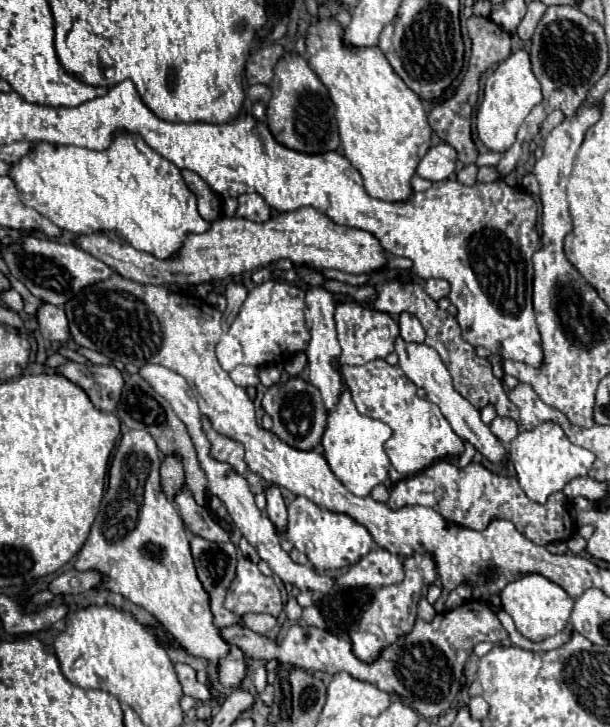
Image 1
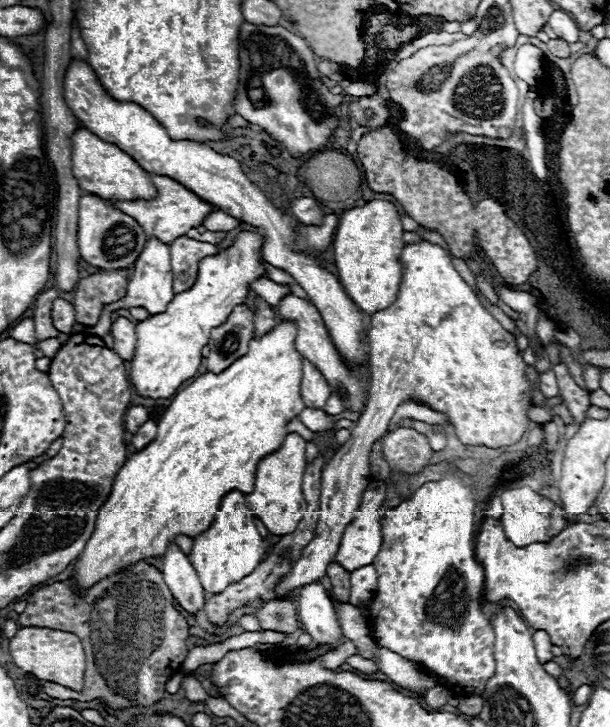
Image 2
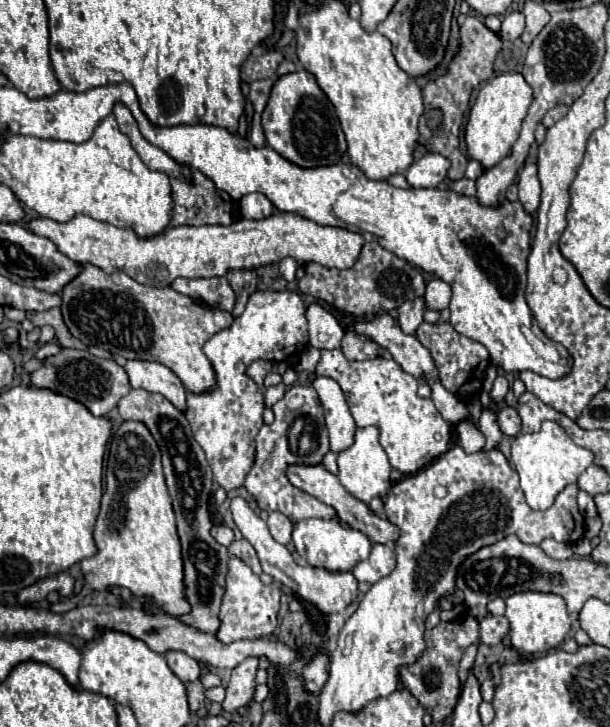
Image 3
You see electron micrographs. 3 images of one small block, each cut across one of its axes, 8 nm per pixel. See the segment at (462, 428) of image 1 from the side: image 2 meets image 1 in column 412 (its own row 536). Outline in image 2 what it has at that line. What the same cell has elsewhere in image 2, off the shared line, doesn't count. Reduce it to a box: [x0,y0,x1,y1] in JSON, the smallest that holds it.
[336,480,386,570]

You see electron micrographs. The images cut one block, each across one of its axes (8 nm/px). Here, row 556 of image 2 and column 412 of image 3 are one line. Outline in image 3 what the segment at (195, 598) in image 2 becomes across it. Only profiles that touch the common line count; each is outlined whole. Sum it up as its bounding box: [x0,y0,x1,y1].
[406,154,450,188]

